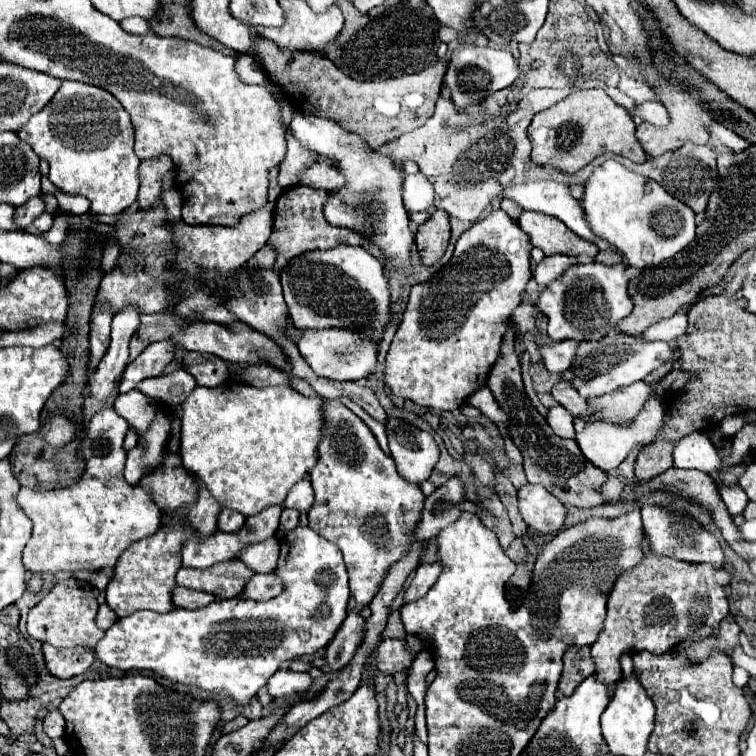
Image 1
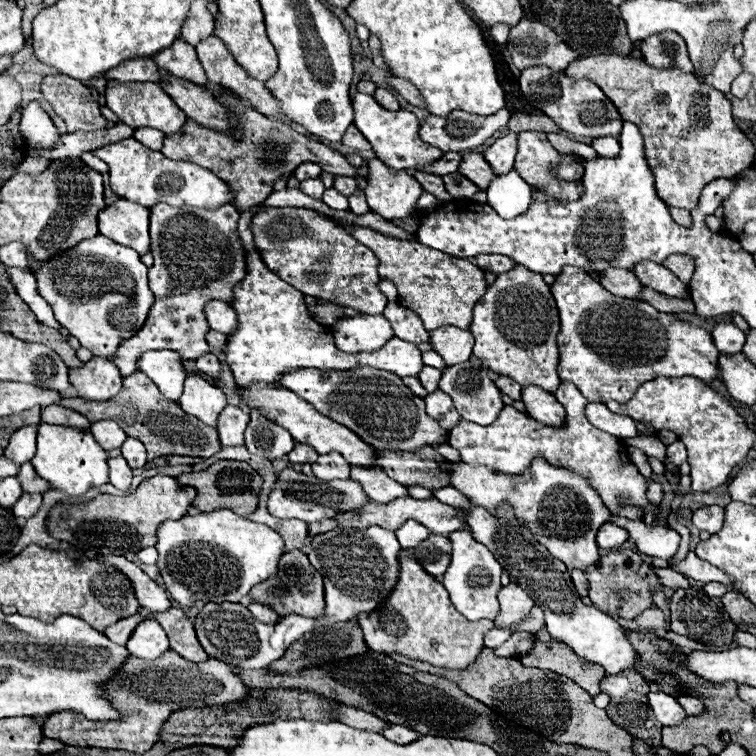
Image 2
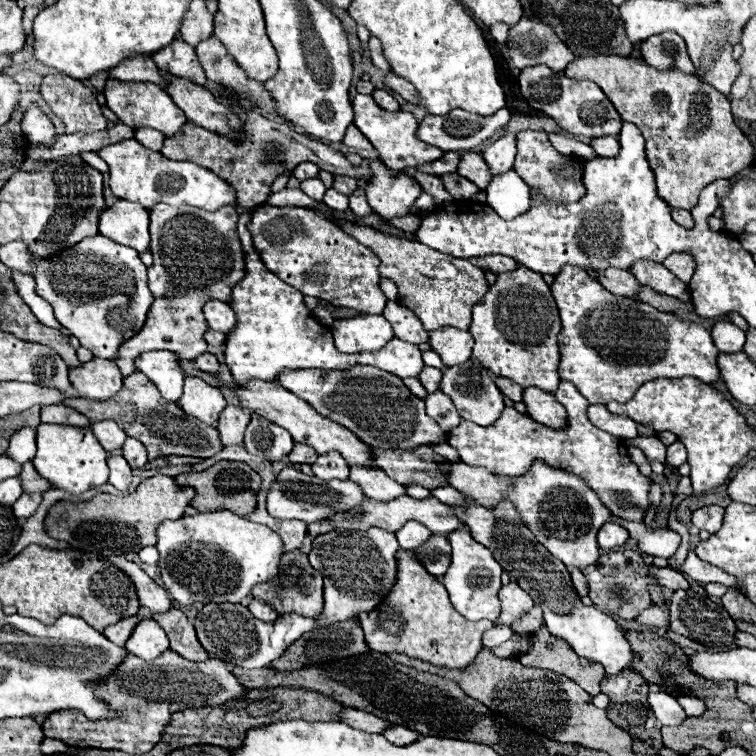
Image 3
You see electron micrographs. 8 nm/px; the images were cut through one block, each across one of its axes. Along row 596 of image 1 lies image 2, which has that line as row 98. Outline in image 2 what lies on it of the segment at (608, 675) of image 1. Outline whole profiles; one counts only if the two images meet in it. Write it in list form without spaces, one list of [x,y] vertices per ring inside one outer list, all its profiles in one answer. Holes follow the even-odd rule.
[[[618,54],[576,58],[572,64],[568,64],[564,74],[568,78],[596,82],[604,90],[604,94],[612,100],[612,104],[618,108],[622,120],[634,122],[640,128],[644,136],[646,160],[656,178],[658,196],[672,208],[694,210],[698,206],[698,196],[706,184],[718,178],[732,178],[740,174],[744,168],[750,168],[750,164],[754,162],[754,146],[744,136],[744,132],[734,124],[730,100],[716,88],[700,82],[694,74],[684,74],[676,68],[656,70],[648,66],[644,60]]]

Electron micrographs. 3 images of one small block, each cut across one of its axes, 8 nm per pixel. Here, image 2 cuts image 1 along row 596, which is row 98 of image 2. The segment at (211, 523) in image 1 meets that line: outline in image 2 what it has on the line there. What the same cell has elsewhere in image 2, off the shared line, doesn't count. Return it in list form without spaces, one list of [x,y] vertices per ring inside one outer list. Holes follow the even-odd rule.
[[[112,80],[106,84],[104,96],[106,96],[106,106],[118,116],[122,124],[128,124],[130,128],[156,128],[166,136],[172,136],[186,122],[184,112],[176,108],[172,98],[158,84],[118,84]]]

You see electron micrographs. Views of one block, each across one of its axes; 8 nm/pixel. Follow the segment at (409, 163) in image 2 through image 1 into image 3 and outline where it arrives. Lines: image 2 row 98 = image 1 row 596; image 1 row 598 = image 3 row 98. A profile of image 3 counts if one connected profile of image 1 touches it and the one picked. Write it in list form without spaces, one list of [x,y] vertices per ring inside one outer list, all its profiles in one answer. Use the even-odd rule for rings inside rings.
[[[356,94],[356,98],[354,98],[354,124],[360,128],[360,132],[378,150],[380,160],[388,168],[392,168],[392,170],[414,168],[414,166],[428,164],[428,162],[434,162],[434,160],[438,160],[438,158],[444,156],[444,152],[440,152],[440,148],[432,148],[430,144],[424,144],[424,142],[416,140],[418,120],[410,112],[402,112],[402,110],[398,110],[398,112],[386,112],[386,110],[382,110],[382,108],[376,106],[376,102],[372,100],[372,96]]]

